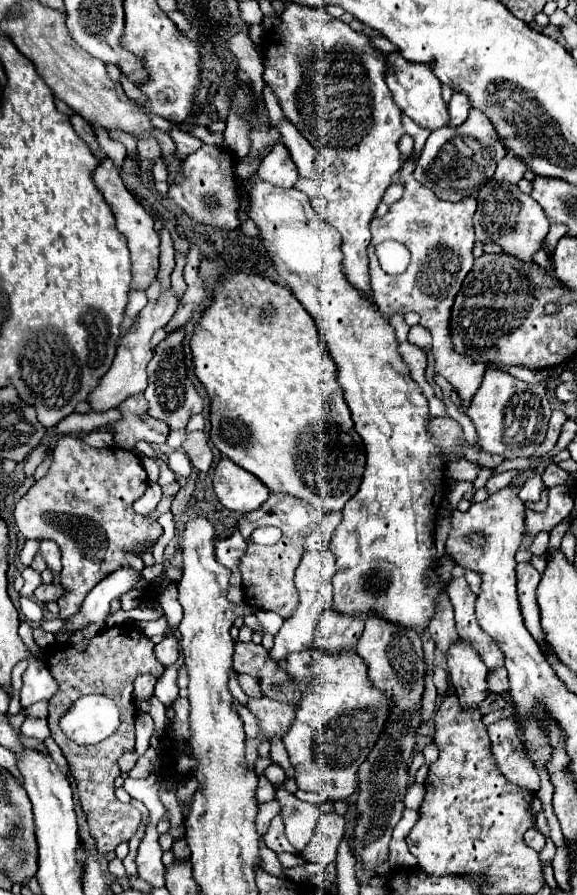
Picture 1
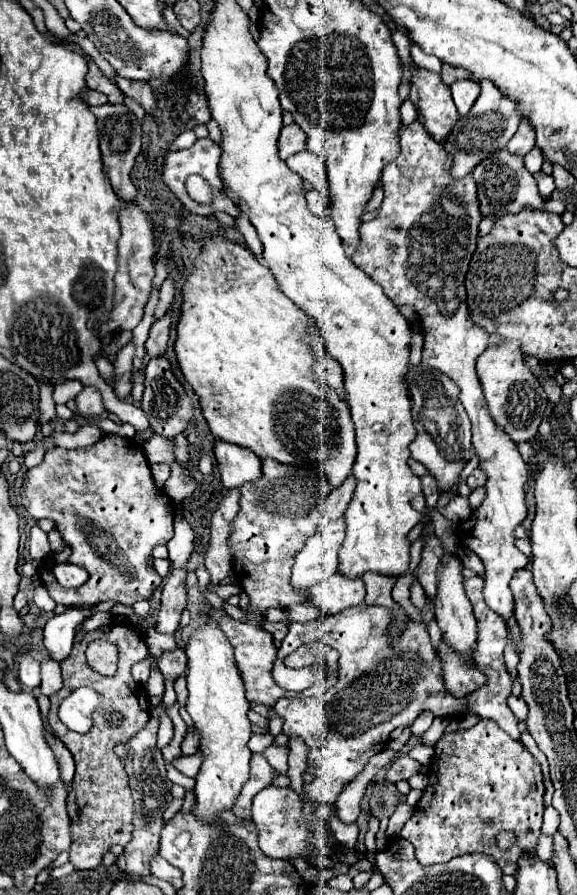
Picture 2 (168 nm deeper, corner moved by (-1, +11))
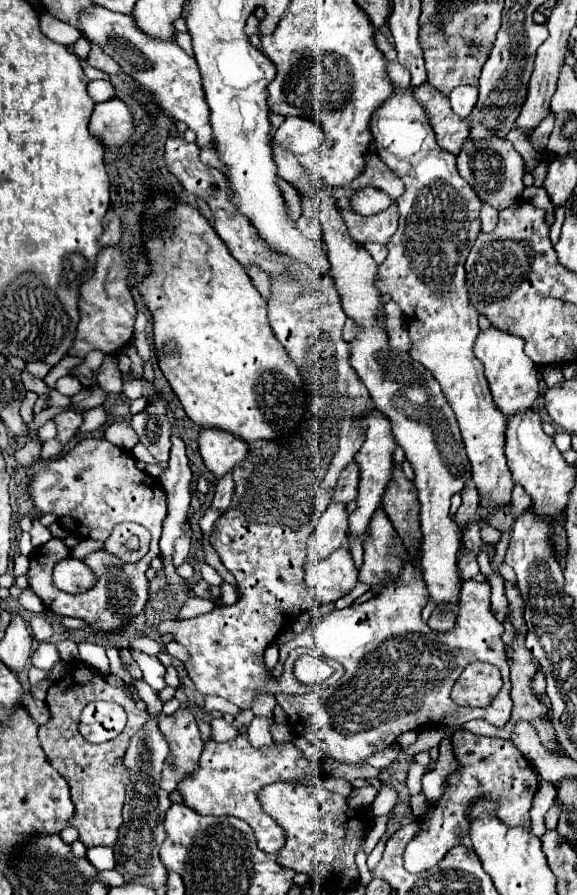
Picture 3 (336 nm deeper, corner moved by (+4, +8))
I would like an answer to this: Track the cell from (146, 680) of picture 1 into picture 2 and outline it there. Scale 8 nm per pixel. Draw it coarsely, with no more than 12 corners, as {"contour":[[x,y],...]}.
{"contour":[[153,656],[133,666],[137,684],[147,682]]}

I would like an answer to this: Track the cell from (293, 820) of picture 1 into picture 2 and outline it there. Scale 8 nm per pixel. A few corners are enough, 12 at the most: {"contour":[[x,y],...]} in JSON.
{"contour":[[267,746],[263,756],[279,772],[287,774],[285,746]]}

